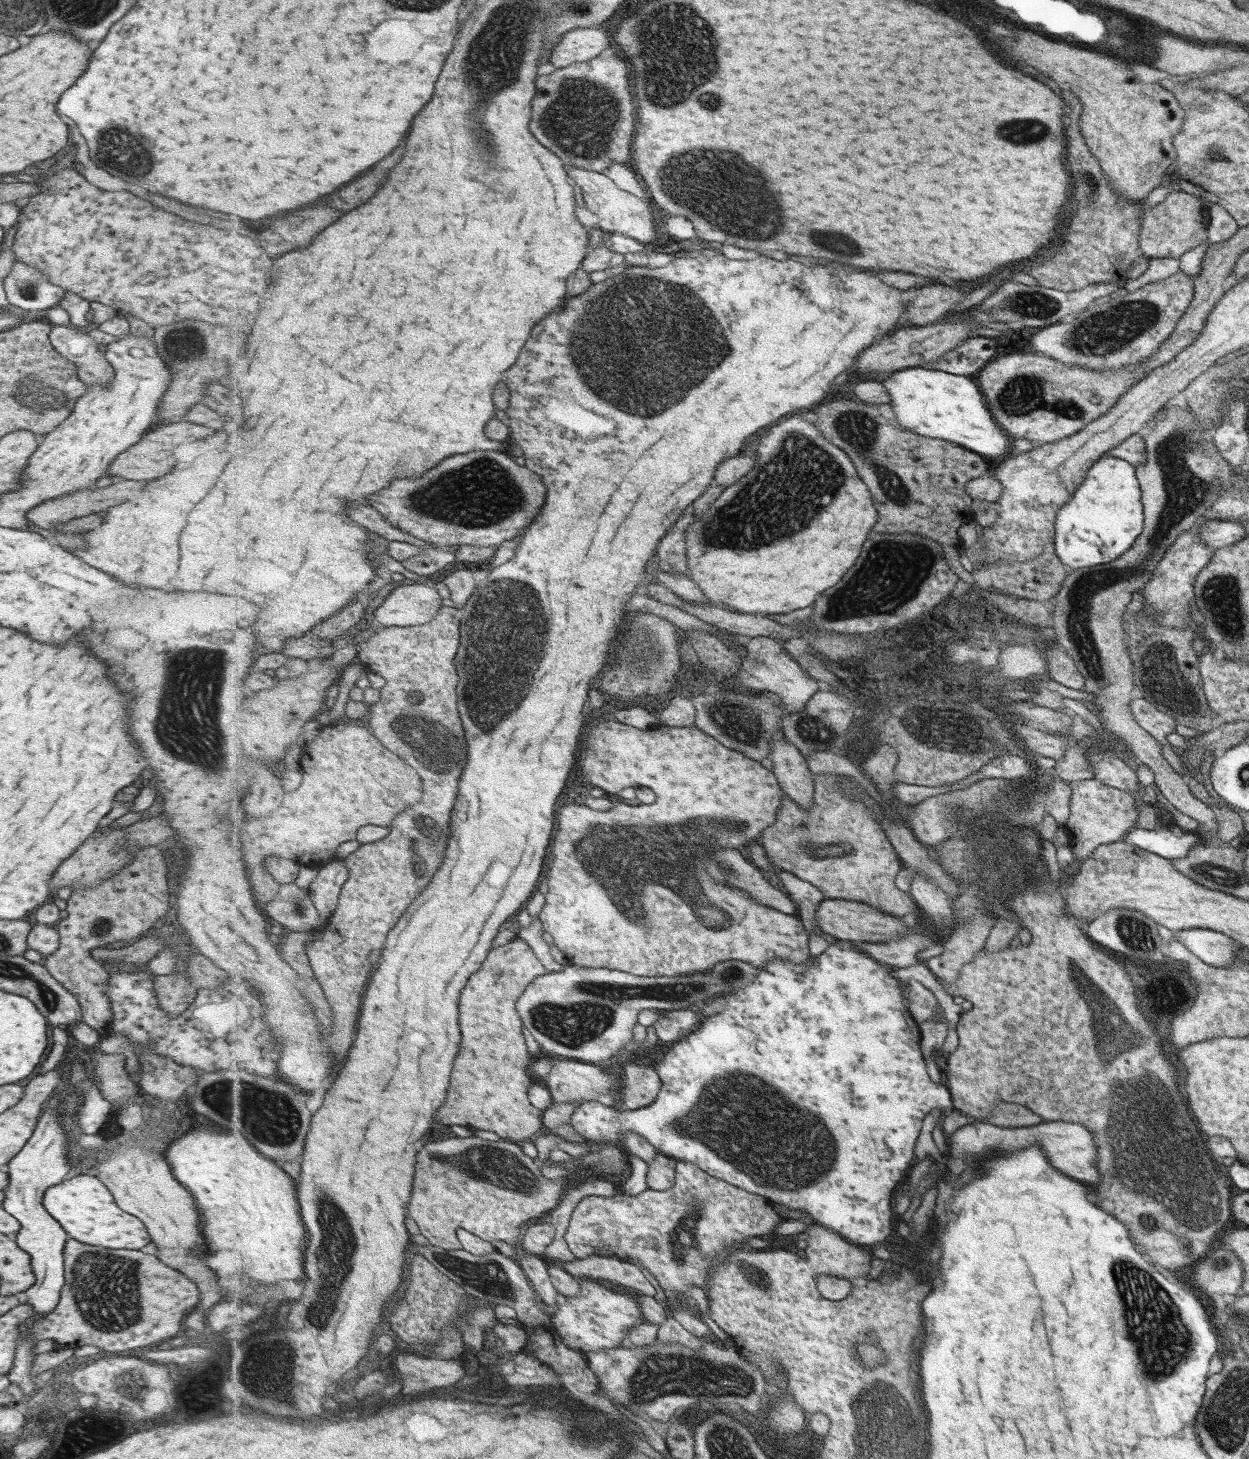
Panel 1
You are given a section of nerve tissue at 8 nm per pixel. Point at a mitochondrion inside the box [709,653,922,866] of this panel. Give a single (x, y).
(816, 733)

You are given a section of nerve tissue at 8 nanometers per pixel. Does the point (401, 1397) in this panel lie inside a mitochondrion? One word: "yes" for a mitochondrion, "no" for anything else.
no

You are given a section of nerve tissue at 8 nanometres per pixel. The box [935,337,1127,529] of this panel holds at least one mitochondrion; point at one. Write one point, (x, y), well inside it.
(1027, 393)

